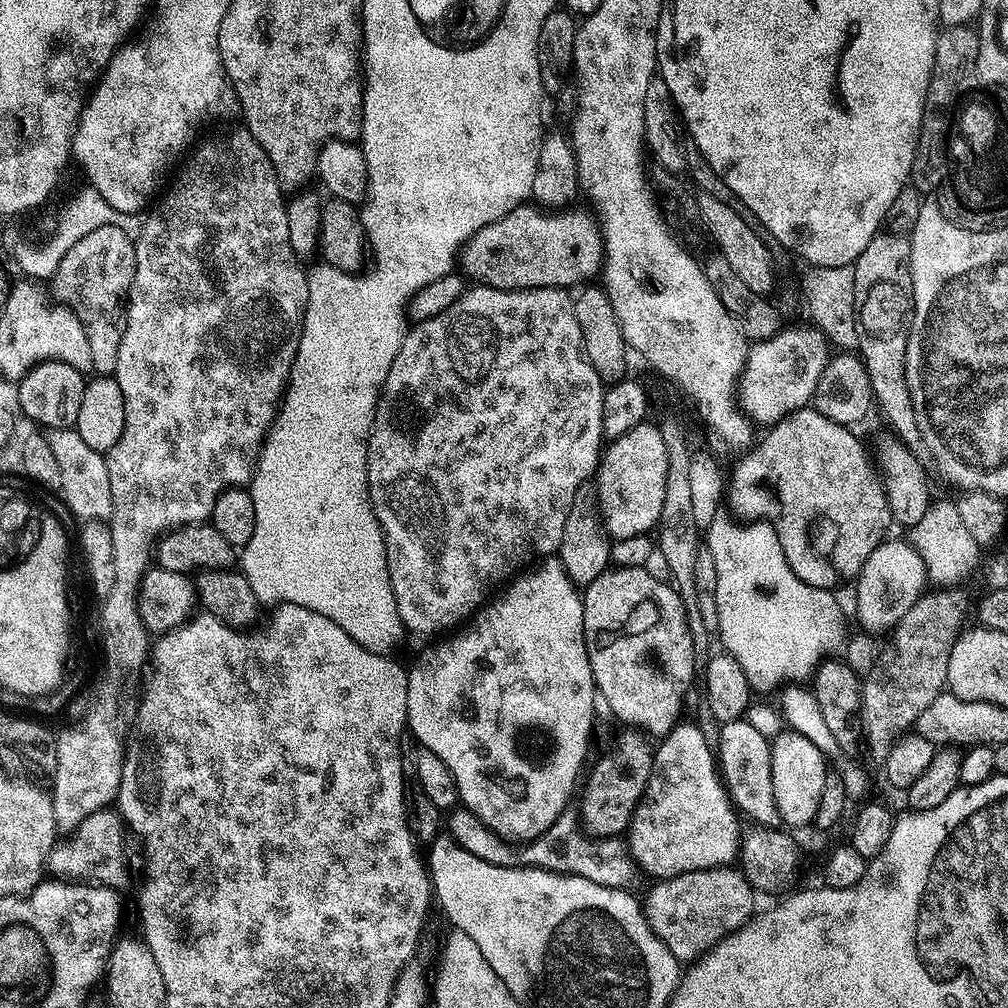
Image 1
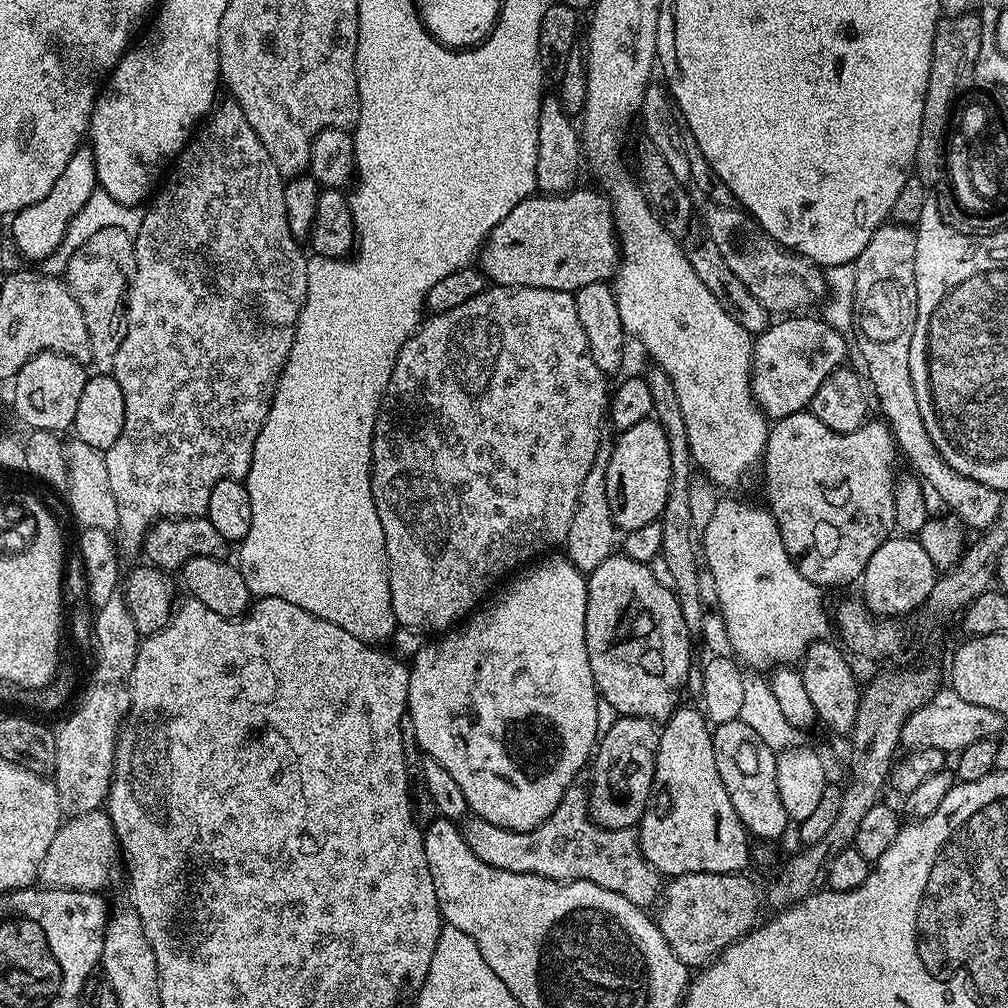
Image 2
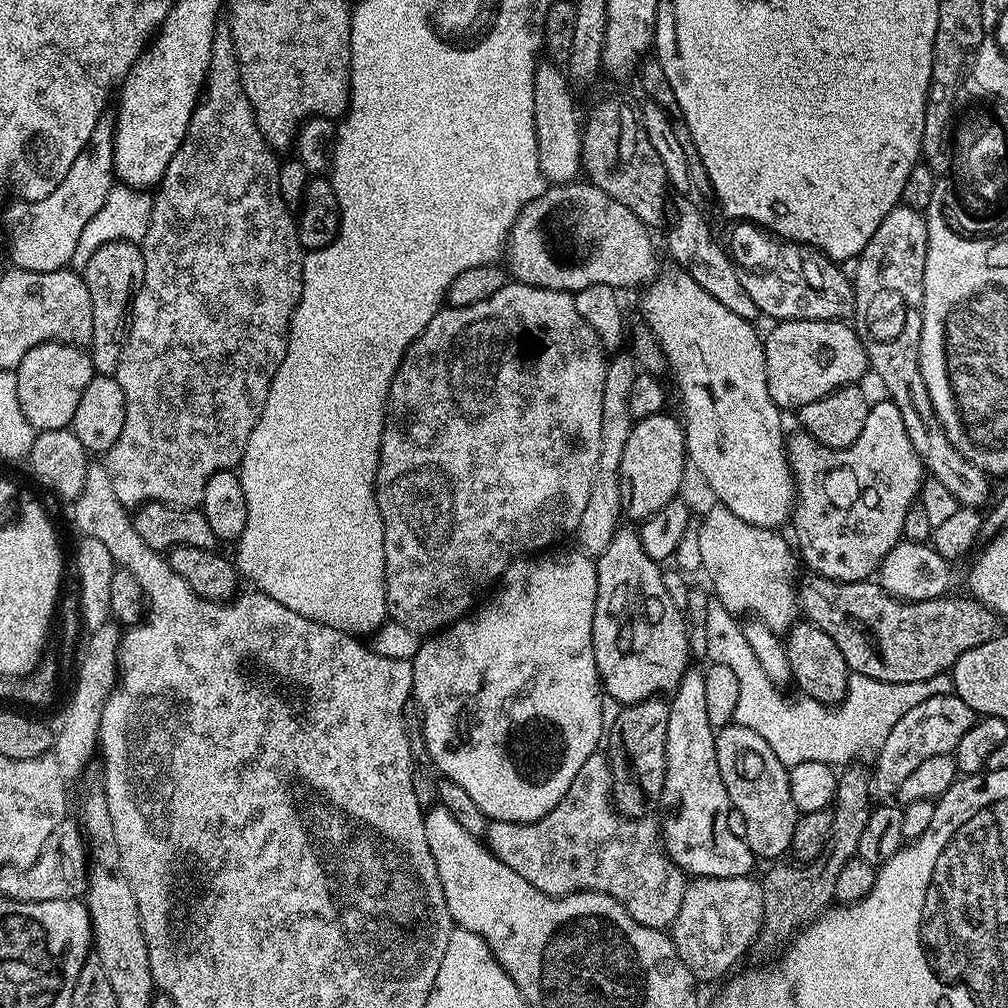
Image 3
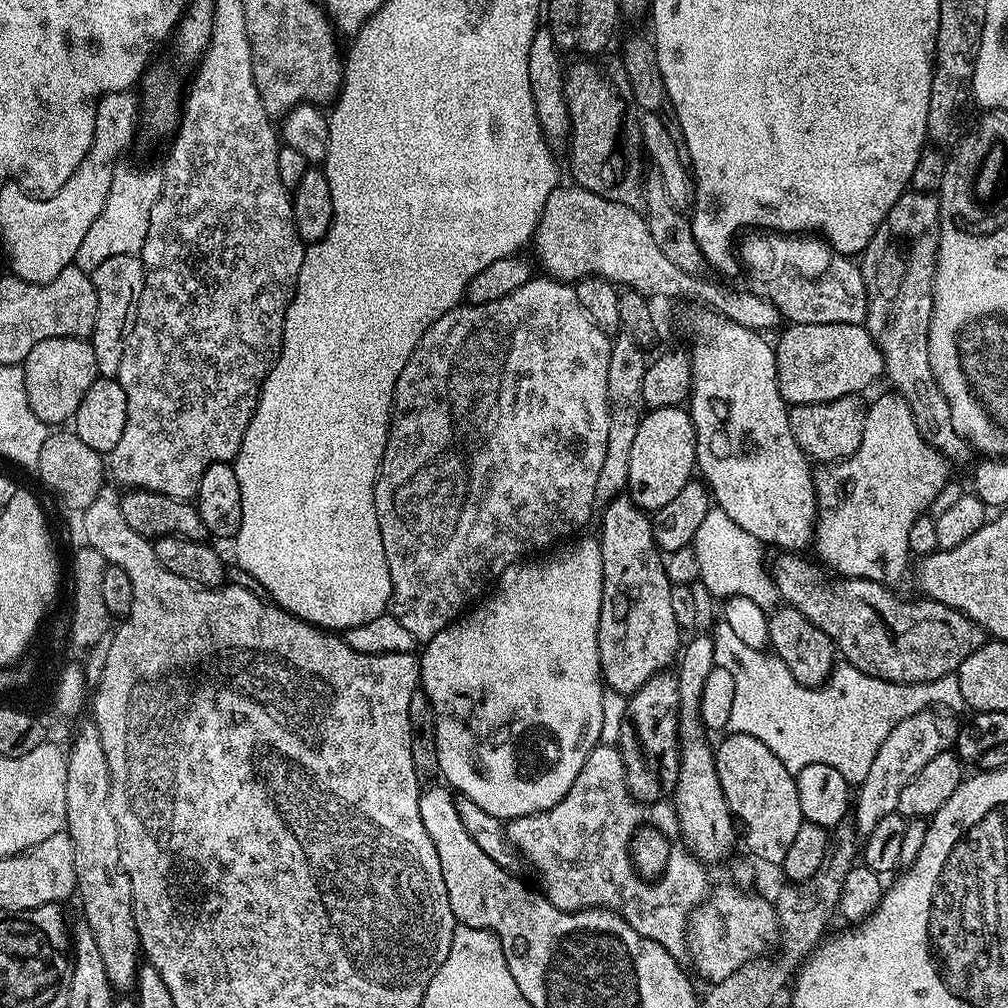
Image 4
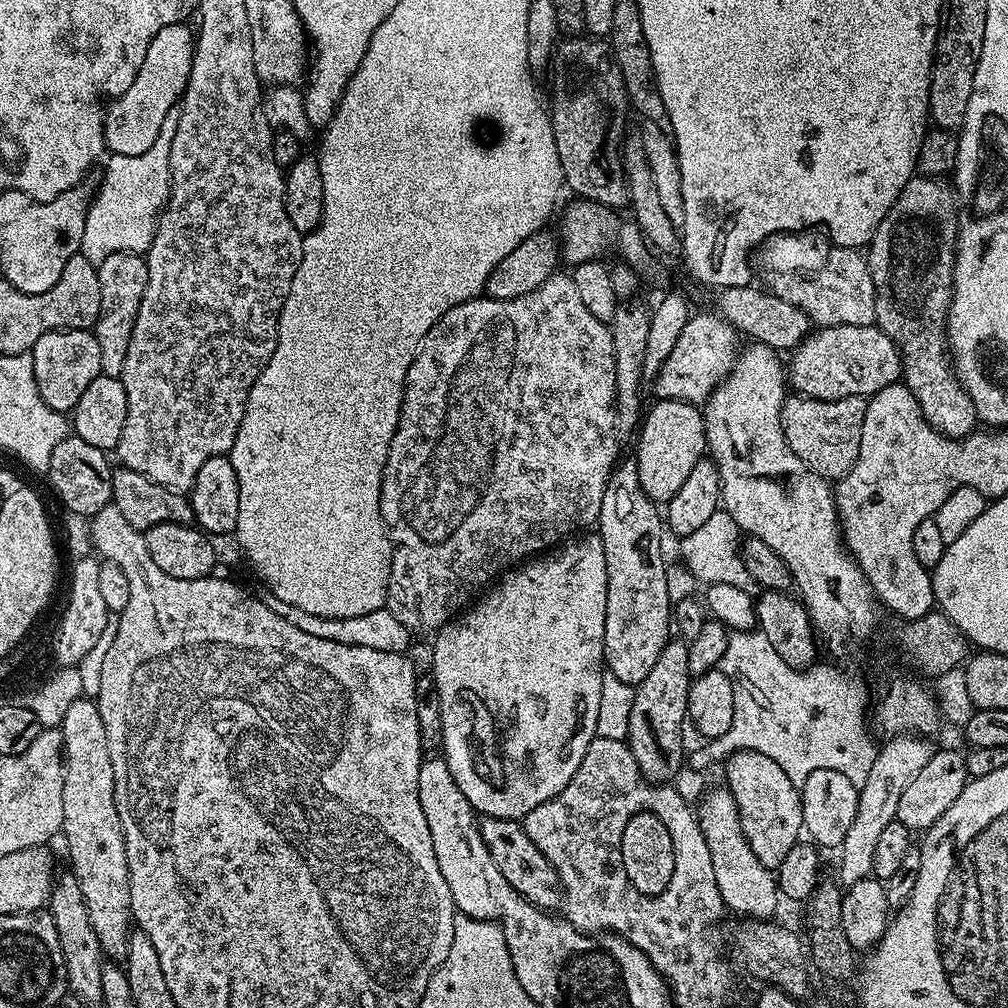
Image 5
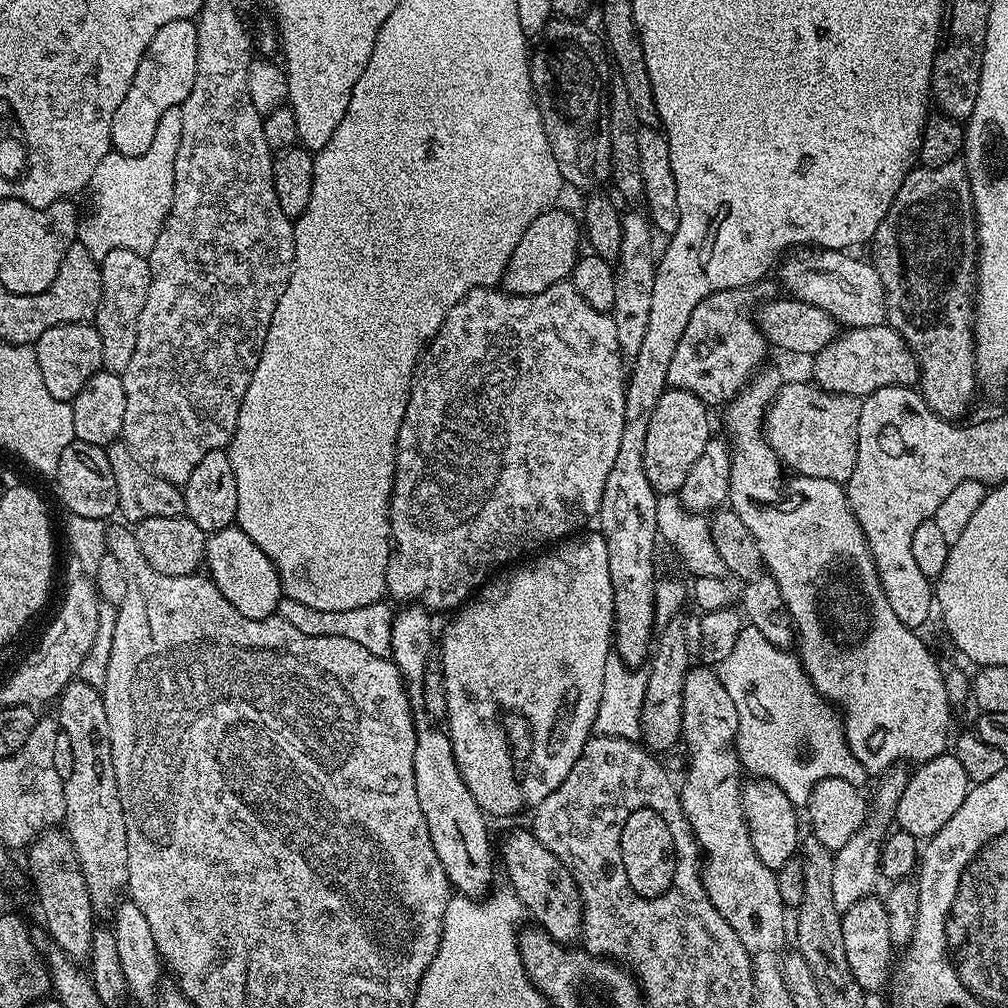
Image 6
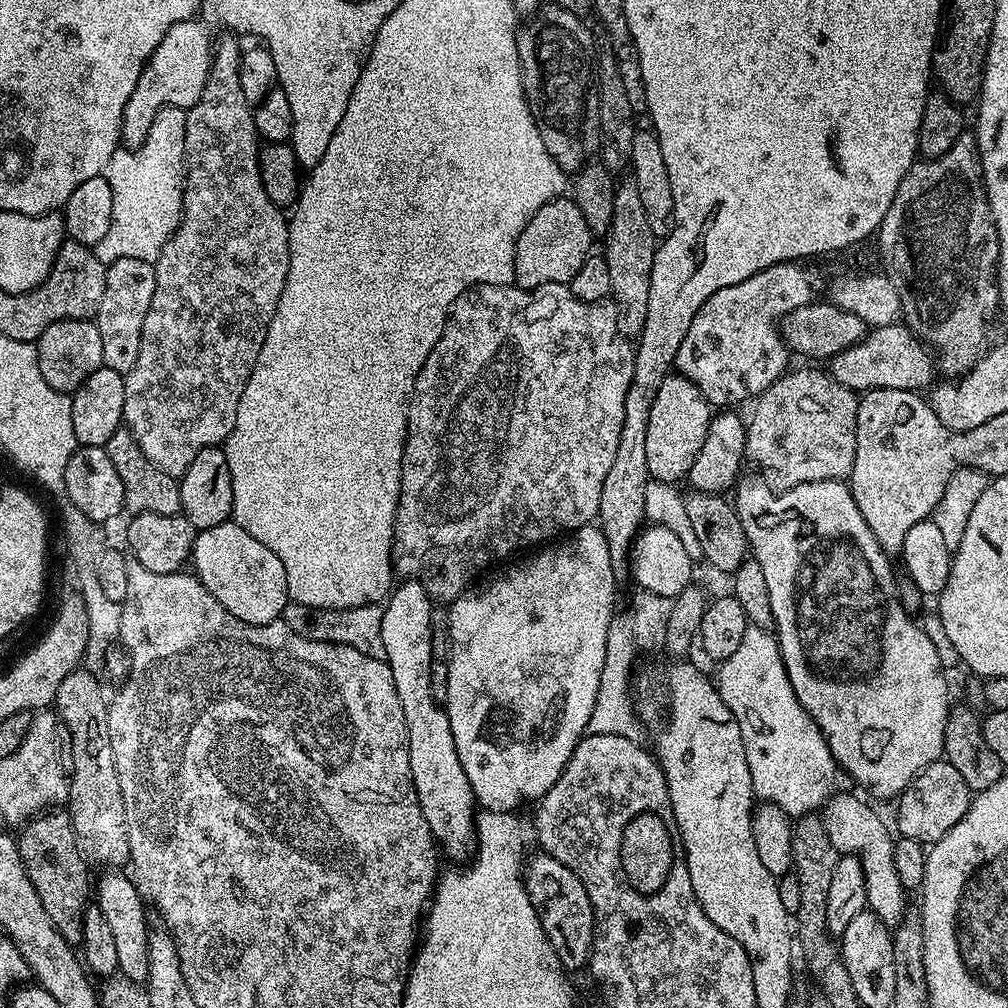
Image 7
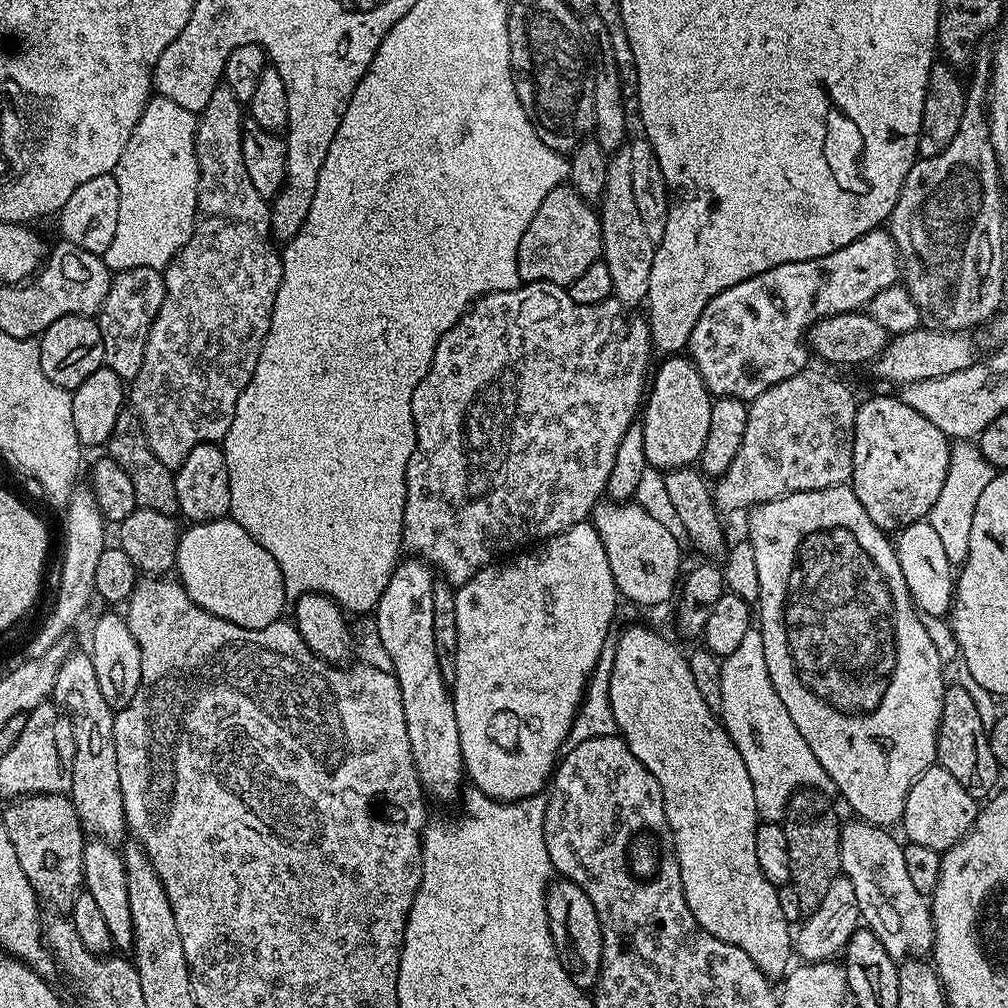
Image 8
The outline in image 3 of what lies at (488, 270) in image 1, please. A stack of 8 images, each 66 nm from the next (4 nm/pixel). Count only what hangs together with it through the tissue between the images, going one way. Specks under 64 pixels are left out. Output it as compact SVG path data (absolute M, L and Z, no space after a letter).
M587 182L558 184L545 187L538 198L534 198L520 211L520 217L508 235L502 260L509 277L517 284L573 294L586 290L586 286L599 284L617 290L639 289L657 275L656 248L648 232L651 232L649 225L643 224L631 208L622 206L622 202L610 198L610 194L600 188Z

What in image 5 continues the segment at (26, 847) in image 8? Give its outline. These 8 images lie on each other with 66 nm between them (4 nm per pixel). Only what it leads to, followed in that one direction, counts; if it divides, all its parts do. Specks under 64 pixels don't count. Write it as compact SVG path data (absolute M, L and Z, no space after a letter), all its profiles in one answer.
M71 874L57 875L46 910L54 920L54 930L58 932L58 946L62 946L69 993L84 1004L102 1005L102 970L106 957L98 942L98 934L94 934L94 926L90 926L90 910L86 910L86 898L82 898L78 878Z

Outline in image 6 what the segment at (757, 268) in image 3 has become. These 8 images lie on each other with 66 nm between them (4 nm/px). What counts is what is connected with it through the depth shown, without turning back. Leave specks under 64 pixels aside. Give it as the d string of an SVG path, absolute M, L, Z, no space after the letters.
M808 246L803 250L796 250L785 255L784 265L780 268L780 280L784 283L785 290L788 291L785 293L791 299L810 302L810 306L818 306L818 310L826 310L830 318L834 318L837 325L845 329L865 328L885 323L886 302L882 278L878 278L878 270L867 259L859 260L858 257L852 255L856 254L839 248L817 248L815 246Z

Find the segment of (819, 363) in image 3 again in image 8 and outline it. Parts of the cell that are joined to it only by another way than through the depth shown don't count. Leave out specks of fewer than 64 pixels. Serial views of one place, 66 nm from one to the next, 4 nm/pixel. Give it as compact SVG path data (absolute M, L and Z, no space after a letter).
M921 326L914 330L902 334L901 336L892 336L888 345L882 350L880 359L875 361L876 376L880 380L889 380L895 386L913 384L922 382L926 378L942 378L946 374L954 374L954 370L966 370L968 366L976 363L978 353L976 353L976 344L971 340L968 332L949 332L947 330L932 330L936 332L927 332L927 327Z

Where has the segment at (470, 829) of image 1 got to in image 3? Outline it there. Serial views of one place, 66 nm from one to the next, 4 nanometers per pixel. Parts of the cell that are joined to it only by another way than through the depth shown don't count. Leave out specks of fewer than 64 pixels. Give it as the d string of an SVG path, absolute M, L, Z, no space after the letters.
M596 751L586 762L582 762L582 770L574 774L574 782L570 790L538 822L515 824L494 820L484 831L483 839L492 855L498 857L503 864L510 866L530 886L542 890L551 896L568 896L571 892L601 892L614 898L642 926L671 929L674 918L678 918L678 910L682 906L684 892L689 886L686 874L673 860L668 859L662 843L662 828L652 821L651 815L629 818L620 815L612 803L613 765L608 765L609 757L603 751Z

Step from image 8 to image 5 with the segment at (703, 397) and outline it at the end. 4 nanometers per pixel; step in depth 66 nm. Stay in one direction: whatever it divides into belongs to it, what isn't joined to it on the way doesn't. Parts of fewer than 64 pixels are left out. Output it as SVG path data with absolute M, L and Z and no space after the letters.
M656 400L653 405L649 412L647 409L638 429L634 459L638 482L642 484L645 494L651 500L667 502L678 494L678 490L682 490L686 478L690 478L690 470L694 470L694 466L705 459L708 443L704 414L697 405L681 400Z

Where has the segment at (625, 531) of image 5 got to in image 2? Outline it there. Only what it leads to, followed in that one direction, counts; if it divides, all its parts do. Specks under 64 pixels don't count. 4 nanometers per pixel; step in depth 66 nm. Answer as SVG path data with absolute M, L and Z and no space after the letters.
M613 554L598 566L598 570L587 573L588 581L588 601L586 602L586 654L590 658L590 670L594 674L597 693L613 708L613 713L622 716L637 716L657 722L668 721L673 712L681 703L680 691L684 688L684 683L688 680L688 671L692 668L692 641L693 637L687 630L686 622L683 621L682 610L676 599L675 591L666 586L661 586L658 578L654 578L651 567L642 562L634 562L634 558L623 554Z

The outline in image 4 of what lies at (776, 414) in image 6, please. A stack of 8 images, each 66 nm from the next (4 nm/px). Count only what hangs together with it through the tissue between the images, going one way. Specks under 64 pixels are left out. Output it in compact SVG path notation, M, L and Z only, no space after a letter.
M859 395L843 396L825 404L798 404L788 409L790 430L804 455L825 465L850 459L862 442L868 408Z

